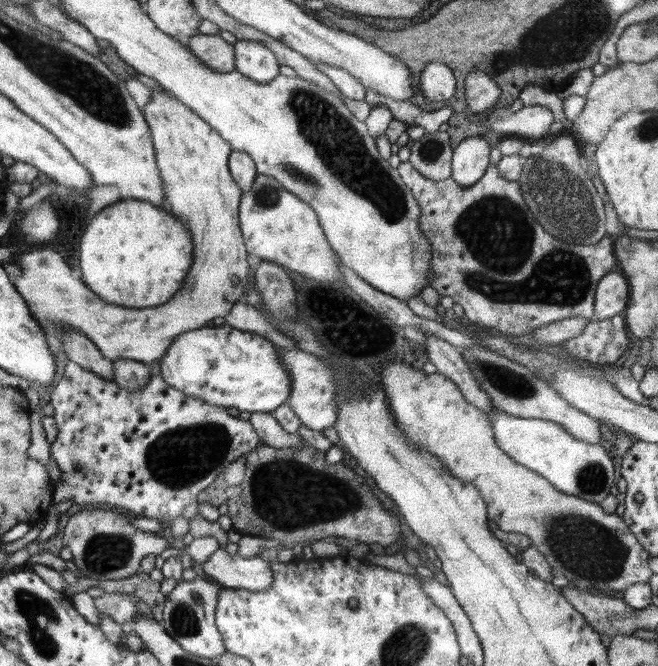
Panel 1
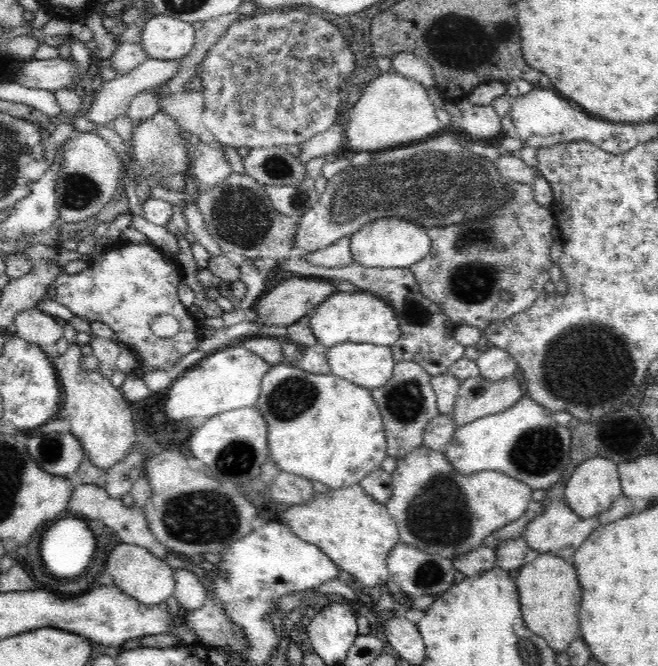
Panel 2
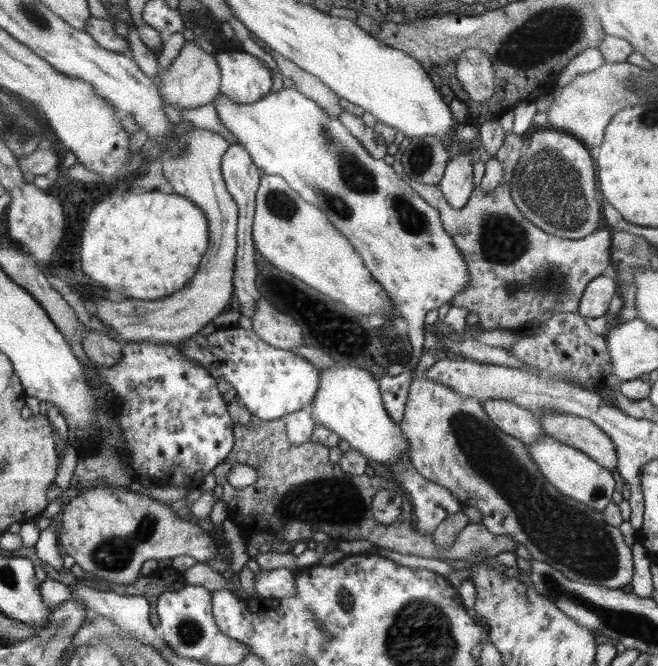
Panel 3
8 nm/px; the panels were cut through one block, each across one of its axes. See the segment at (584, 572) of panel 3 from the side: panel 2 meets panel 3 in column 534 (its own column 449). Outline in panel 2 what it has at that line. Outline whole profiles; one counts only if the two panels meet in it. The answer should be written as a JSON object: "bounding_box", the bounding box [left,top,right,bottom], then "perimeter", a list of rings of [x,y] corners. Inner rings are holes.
{"bounding_box":[386,446,533,558],"perimeter":[[[420,446],[402,459],[392,475],[393,496],[386,502],[396,523],[399,540],[427,552],[448,558],[468,554],[506,524],[518,520],[532,500],[533,488],[497,470],[480,470],[464,476],[448,462],[444,450]]]}

